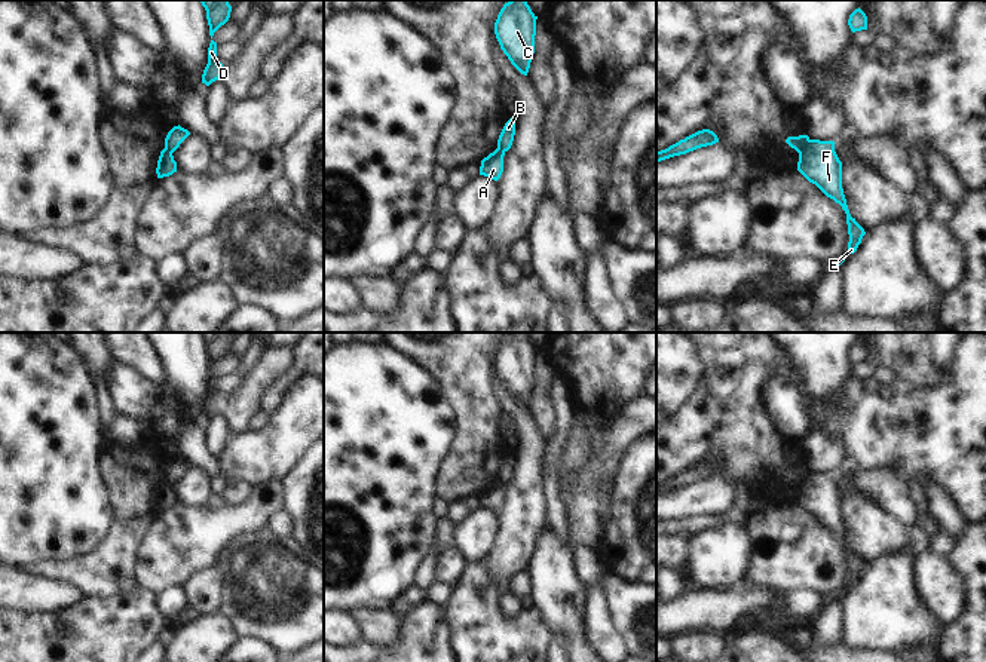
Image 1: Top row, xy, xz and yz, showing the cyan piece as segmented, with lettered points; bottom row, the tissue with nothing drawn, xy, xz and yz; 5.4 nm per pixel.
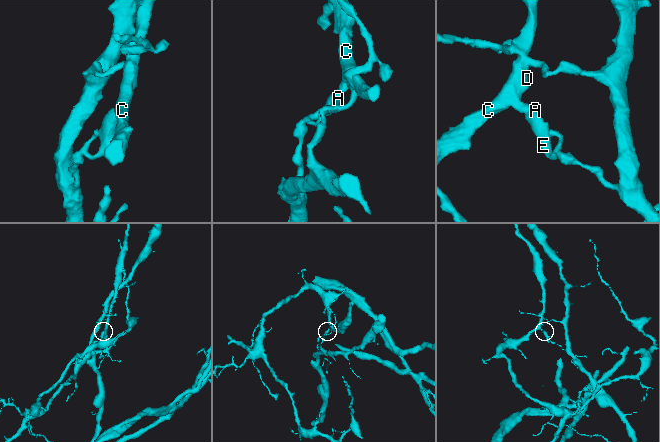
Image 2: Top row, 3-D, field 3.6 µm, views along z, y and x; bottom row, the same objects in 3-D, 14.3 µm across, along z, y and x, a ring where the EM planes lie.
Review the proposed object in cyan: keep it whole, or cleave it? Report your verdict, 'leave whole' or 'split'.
split

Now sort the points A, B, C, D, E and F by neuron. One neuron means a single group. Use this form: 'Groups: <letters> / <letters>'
Groups: A E F / B C D

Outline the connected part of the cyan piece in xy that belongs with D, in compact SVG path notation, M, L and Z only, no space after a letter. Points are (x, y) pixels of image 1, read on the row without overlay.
M211 373L208 380L208 396L202 407L202 416L209 419L212 414L218 413L223 405L223 396L217 390L217 376Z

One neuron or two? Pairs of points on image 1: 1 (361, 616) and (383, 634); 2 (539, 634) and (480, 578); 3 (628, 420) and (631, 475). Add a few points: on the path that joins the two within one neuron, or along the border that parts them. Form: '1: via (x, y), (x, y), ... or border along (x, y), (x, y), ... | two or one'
1: via (367, 619), (377, 628) | one
2: via (518, 634), (510, 634), (474, 598) | one
3: border along (640, 435), (627, 449), (615, 471) | two

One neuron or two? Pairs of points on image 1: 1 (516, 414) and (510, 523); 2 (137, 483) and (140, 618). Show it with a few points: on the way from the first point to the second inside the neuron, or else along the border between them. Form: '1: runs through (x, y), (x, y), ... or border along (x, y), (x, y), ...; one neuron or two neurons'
1: runs through (526, 441), (526, 487), (523, 496); one neuron
2: border along (135, 587), (103, 600); two neurons

